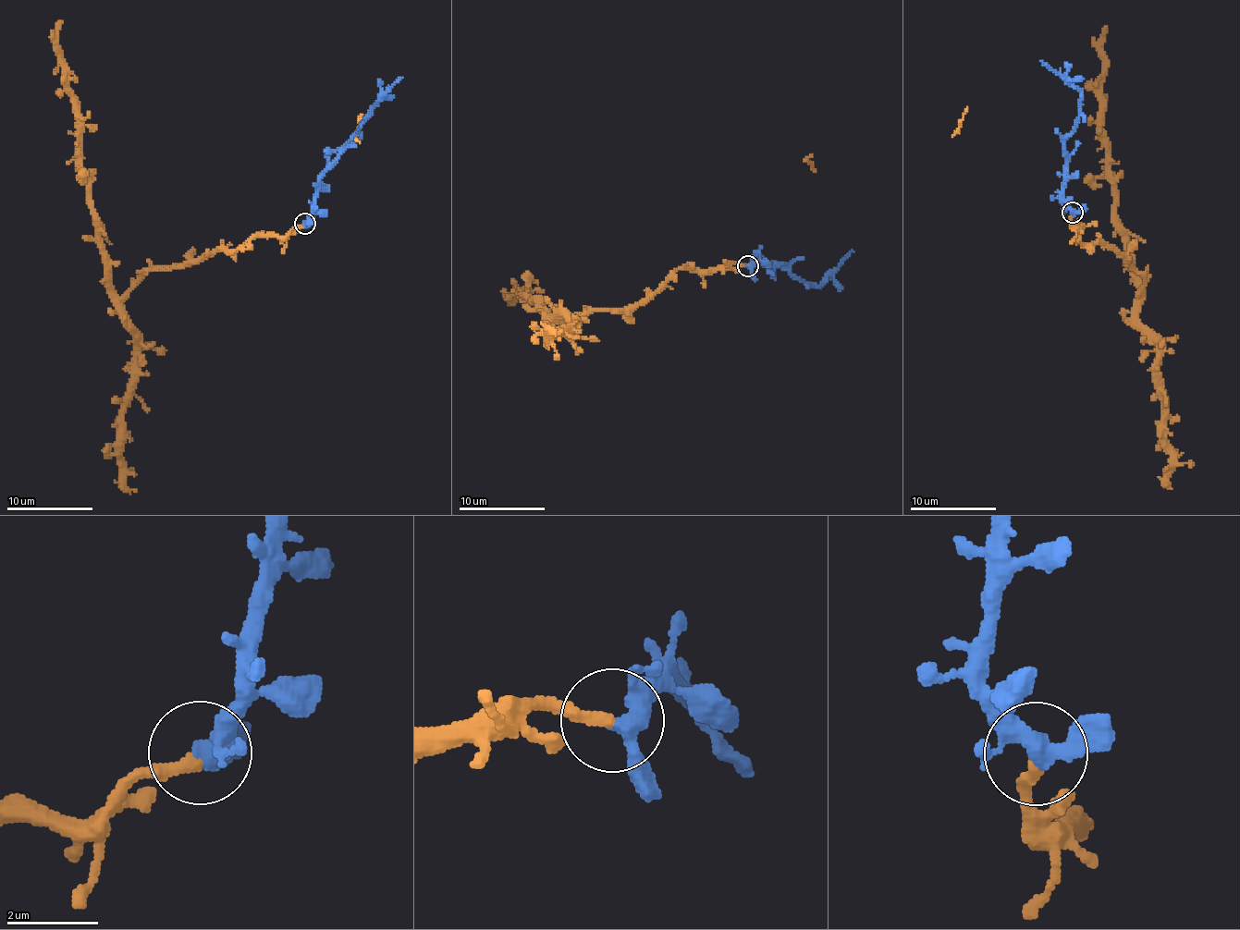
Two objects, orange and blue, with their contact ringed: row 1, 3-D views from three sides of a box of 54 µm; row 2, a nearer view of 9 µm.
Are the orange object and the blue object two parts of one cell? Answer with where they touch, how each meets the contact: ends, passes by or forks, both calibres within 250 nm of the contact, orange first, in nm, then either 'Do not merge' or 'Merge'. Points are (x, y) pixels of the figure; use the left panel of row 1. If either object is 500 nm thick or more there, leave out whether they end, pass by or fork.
Place: (305, 224). At the ring orange ends. At the ring blue forks. Thickness 300 nm (orange) against 320 nm. Merge

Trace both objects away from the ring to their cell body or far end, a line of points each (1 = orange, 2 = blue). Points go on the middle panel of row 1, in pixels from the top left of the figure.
1: (748, 266), (679, 269), (633, 304), (590, 311), (572, 324), (557, 324), (526, 292), (509, 297), (514, 305)
2: (748, 266), (757, 259), (764, 263), (784, 265), (797, 279), (818, 286), (852, 250)

